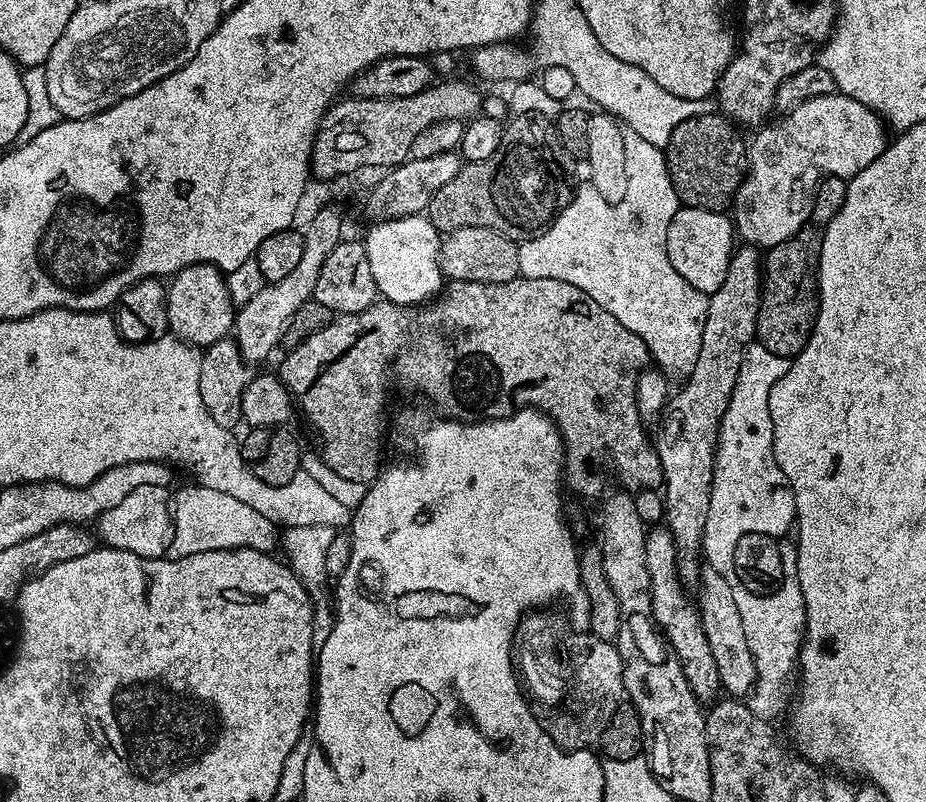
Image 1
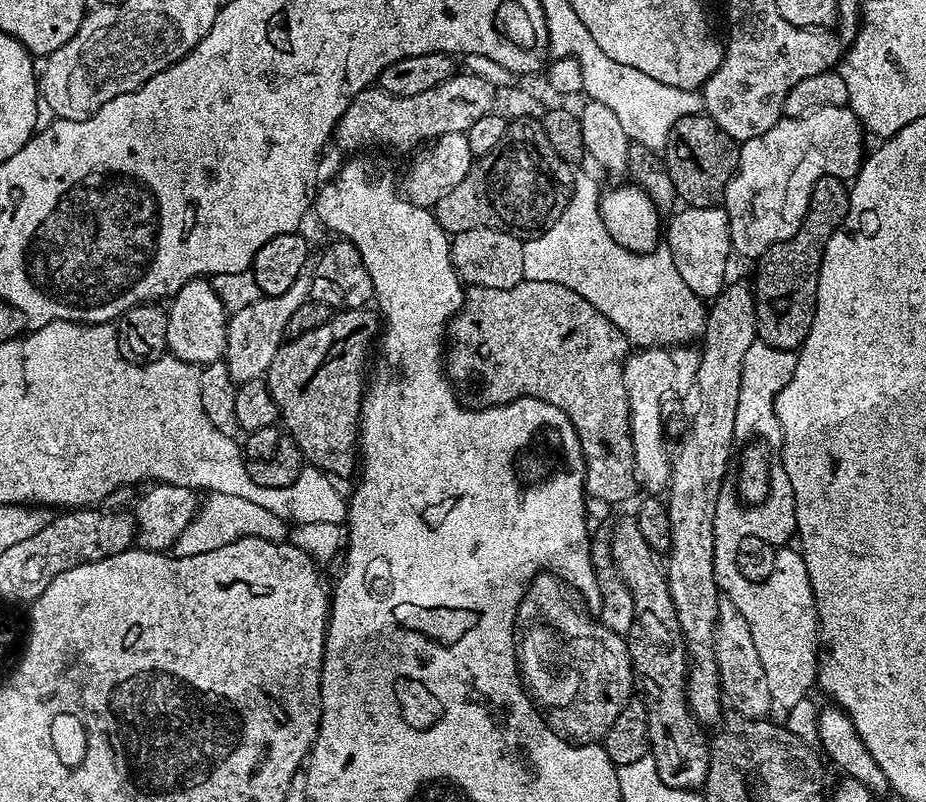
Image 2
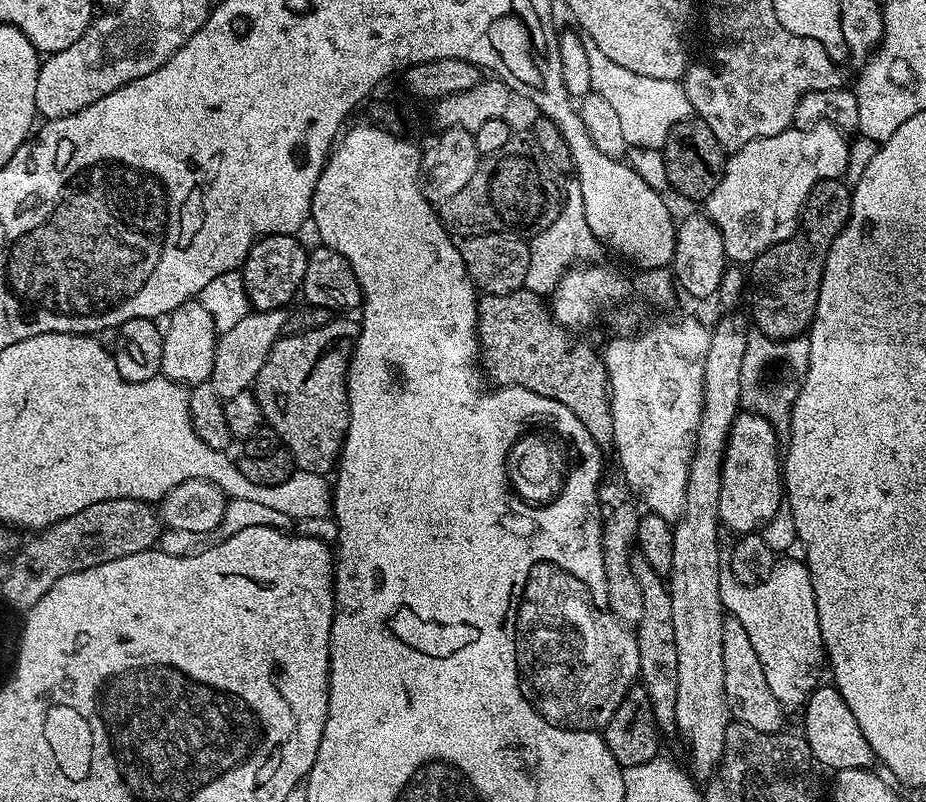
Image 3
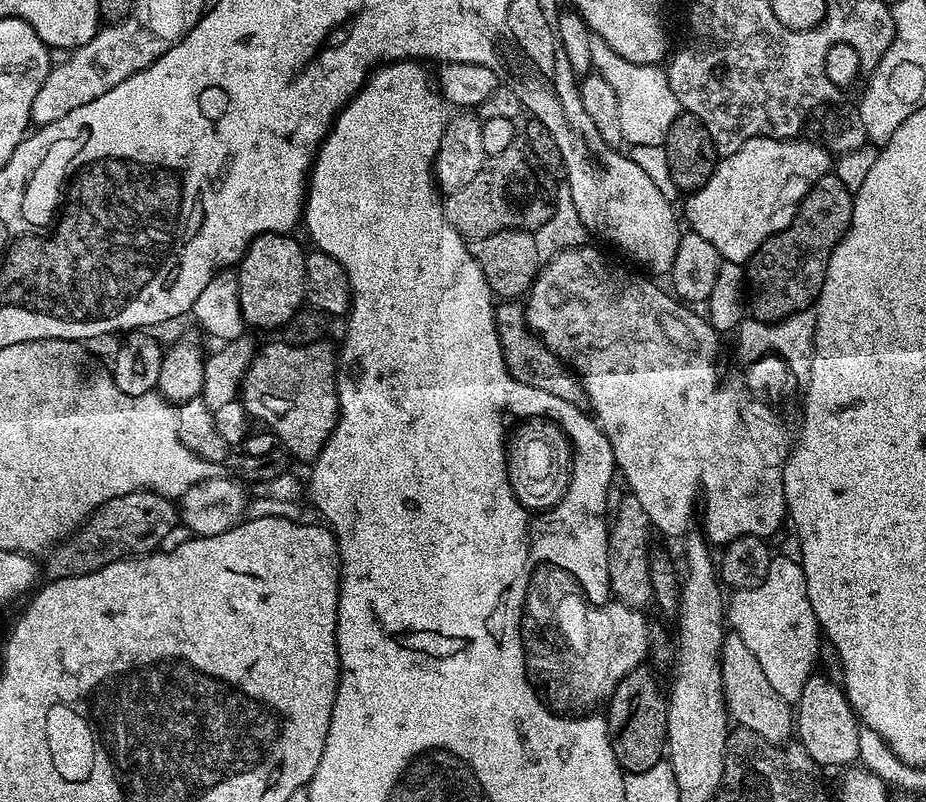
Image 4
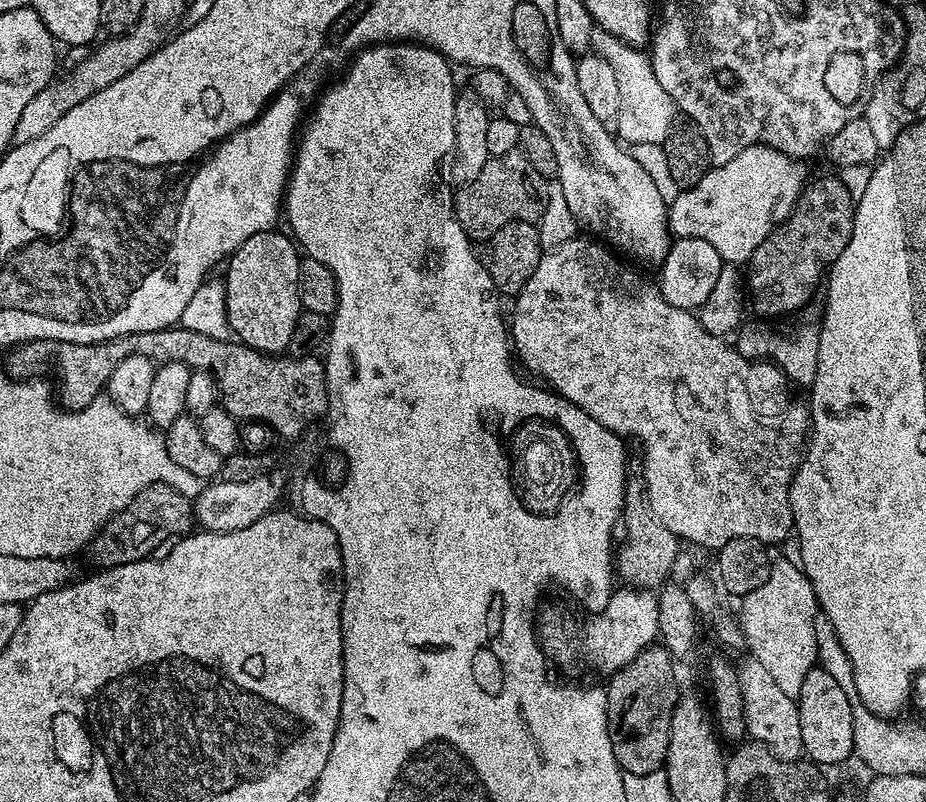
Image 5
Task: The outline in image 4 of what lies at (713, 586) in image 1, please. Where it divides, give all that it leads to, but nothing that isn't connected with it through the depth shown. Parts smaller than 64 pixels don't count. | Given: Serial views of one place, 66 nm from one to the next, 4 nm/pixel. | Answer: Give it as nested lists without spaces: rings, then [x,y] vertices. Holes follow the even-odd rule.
[[[729,631],[725,635],[720,661],[724,700],[728,704],[729,717],[739,727],[754,730],[754,734],[762,734],[766,742],[784,744],[794,732],[793,705],[786,703],[782,694],[774,694],[774,686],[770,686],[758,658],[754,658],[754,653],[746,647],[746,642],[742,642],[742,638],[738,638],[736,632]]]

